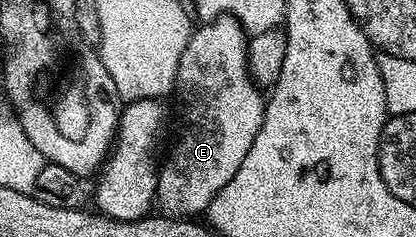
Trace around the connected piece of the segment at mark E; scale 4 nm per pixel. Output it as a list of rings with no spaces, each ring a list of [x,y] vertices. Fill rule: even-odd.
[[[223,16],[213,18],[211,22],[202,22],[191,33],[184,52],[180,56],[180,64],[176,72],[174,90],[182,101],[182,110],[186,115],[182,118],[182,135],[174,142],[170,155],[165,155],[158,171],[157,205],[162,205],[161,213],[171,218],[193,219],[201,215],[212,204],[216,192],[240,172],[240,164],[244,164],[244,156],[248,156],[248,148],[252,148],[252,140],[262,127],[266,98],[263,91],[248,75],[246,68],[246,48],[248,35],[235,18]]]

